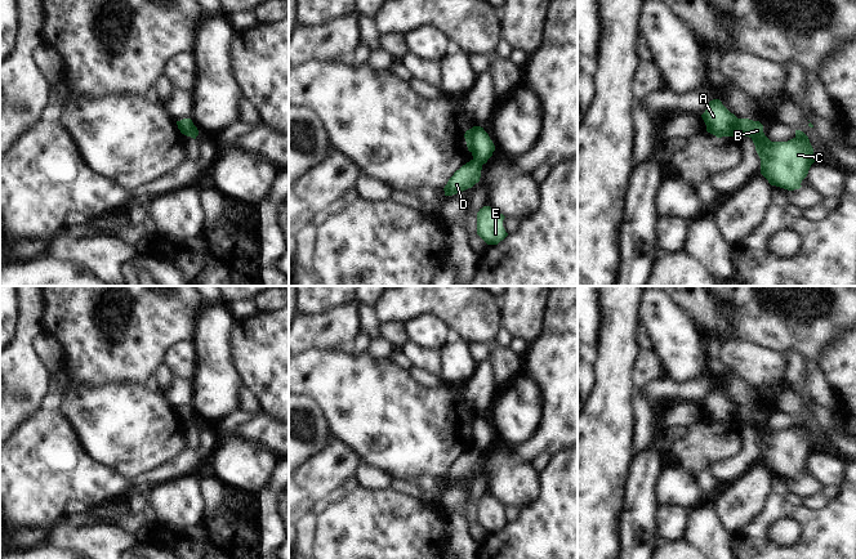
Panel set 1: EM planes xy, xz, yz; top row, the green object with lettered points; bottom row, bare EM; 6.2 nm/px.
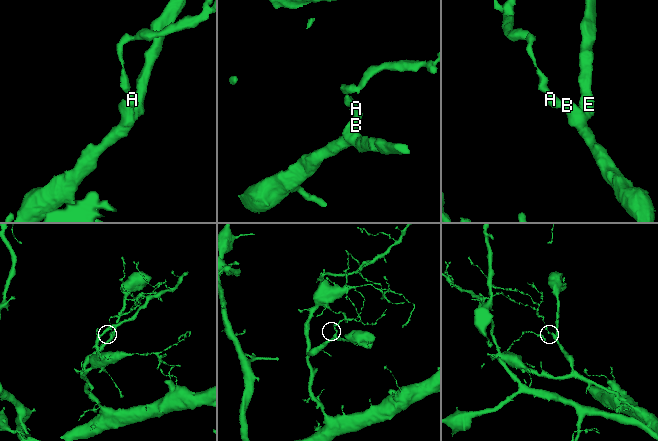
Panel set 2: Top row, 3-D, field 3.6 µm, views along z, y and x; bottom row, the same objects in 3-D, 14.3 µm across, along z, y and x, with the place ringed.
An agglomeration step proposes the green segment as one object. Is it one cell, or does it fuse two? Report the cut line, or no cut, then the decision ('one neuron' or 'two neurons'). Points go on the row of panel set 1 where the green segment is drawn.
yz (739, 119), (743, 134) | two neurons

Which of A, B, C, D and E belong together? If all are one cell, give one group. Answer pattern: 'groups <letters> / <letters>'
groups A / B C D E

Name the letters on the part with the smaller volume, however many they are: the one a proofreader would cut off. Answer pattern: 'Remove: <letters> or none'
Remove: A

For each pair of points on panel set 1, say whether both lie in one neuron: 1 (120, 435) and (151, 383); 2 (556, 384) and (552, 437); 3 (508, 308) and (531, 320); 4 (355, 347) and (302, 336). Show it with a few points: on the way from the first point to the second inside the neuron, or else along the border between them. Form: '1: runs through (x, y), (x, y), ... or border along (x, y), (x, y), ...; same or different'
1: border along (143, 384), (150, 390), (159, 390); different
2: runs through (556, 397), (556, 424); same
3: runs through (513, 308), (518, 308), (526, 316); same
4: border along (361, 330), (347, 348); different

